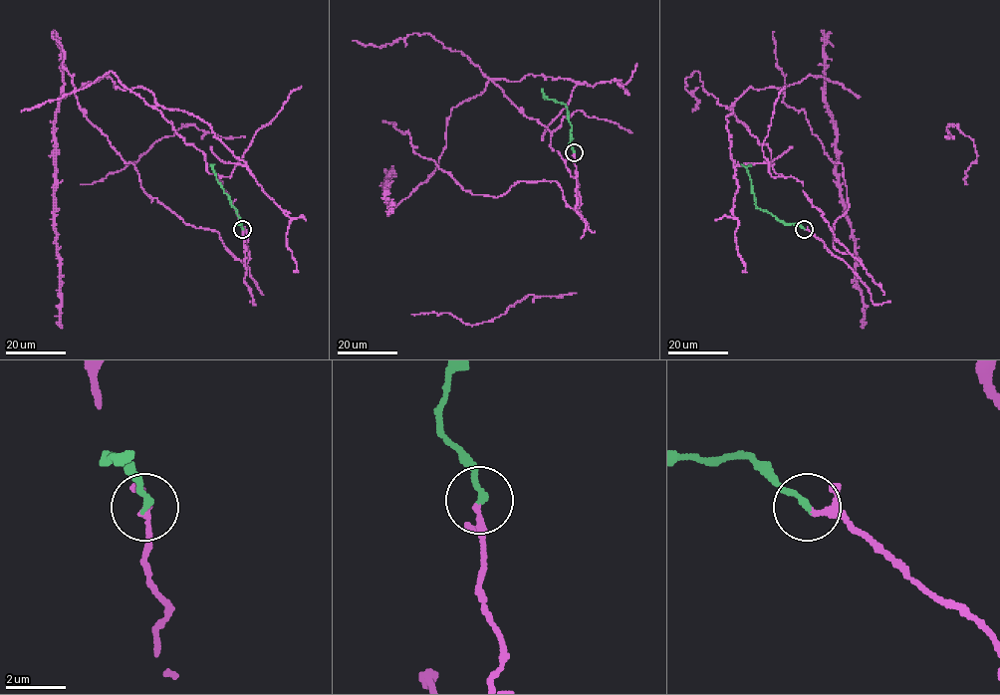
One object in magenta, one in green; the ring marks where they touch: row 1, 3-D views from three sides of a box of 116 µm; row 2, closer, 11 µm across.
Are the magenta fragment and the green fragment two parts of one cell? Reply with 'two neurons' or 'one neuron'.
one neuron

